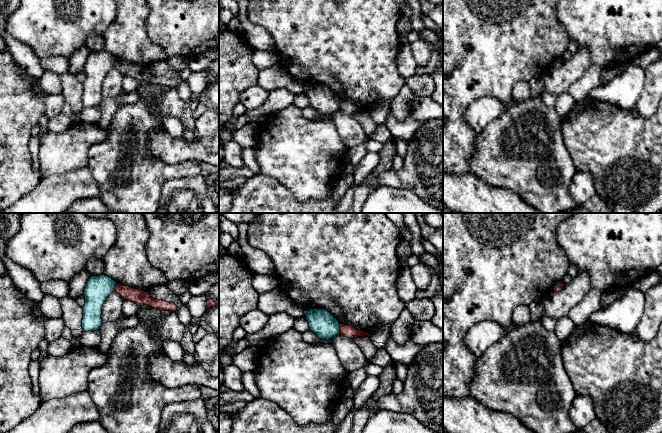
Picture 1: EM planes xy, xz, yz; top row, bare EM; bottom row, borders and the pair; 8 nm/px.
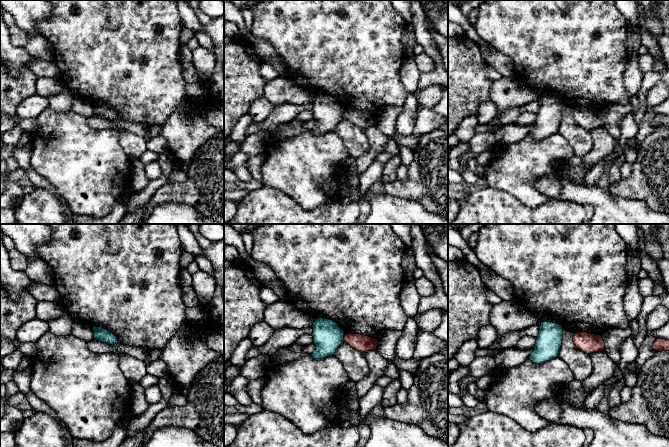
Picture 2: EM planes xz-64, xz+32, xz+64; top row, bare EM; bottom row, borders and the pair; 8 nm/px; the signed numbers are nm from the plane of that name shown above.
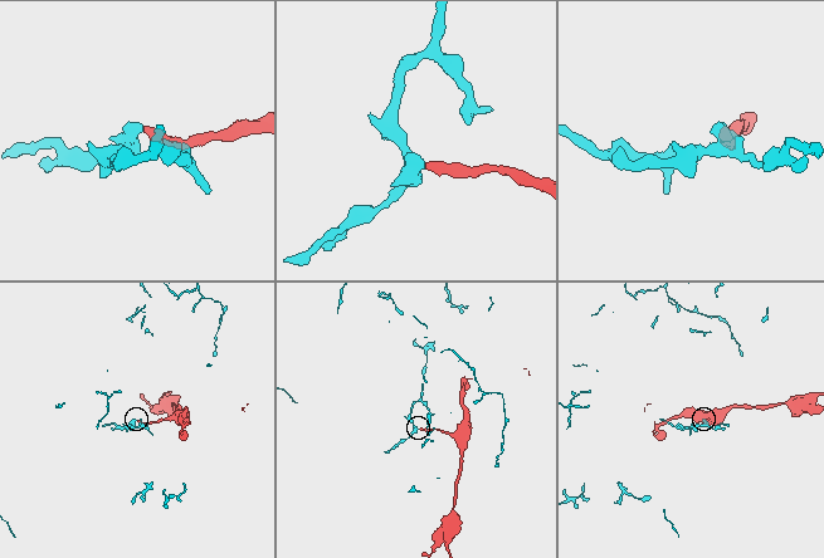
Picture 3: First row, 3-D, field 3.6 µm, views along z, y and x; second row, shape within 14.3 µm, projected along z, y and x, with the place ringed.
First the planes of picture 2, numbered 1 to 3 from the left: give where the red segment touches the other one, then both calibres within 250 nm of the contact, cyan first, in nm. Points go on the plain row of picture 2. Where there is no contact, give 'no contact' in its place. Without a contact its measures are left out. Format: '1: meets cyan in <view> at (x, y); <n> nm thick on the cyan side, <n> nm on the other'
1: no contact
2: meets cyan in xz+32 at (343, 114); 240 nm thick on the cyan side, 140 nm on the other
3: no contact

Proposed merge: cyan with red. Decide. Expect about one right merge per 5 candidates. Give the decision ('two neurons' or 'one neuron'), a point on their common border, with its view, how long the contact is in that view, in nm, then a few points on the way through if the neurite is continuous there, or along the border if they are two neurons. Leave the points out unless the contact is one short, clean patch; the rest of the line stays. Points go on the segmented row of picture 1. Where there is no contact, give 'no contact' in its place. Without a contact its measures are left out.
two neurons; meets cyan in xz at (339, 329); contact 80 nm long; border along xz (339, 324), (340, 333)

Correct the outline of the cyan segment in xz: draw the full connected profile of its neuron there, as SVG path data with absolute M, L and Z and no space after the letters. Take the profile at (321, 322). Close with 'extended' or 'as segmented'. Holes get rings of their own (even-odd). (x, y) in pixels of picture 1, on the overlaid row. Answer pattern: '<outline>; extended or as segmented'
M310 309L306 314L310 330L319 339L329 340L340 334L340 324L338 320L327 310Z; as segmented

